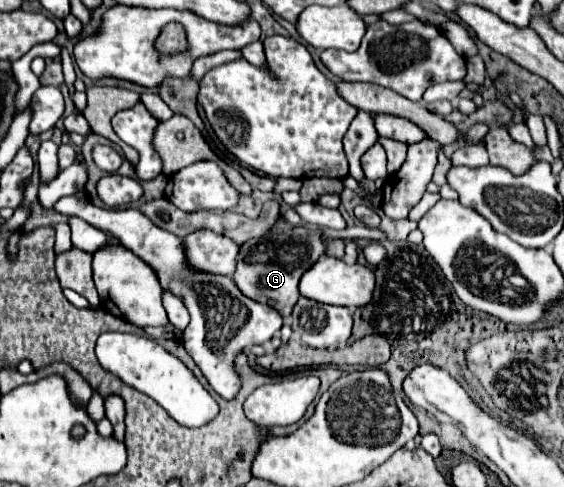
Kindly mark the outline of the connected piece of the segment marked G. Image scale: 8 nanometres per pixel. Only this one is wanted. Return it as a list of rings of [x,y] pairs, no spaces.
[[[294,227],[288,231],[278,229],[276,233],[268,233],[264,237],[256,237],[240,245],[238,265],[232,279],[246,297],[252,297],[258,303],[274,301],[274,309],[282,317],[288,317],[300,297],[298,281],[302,273],[310,269],[310,265],[314,265],[322,253],[324,253],[322,229],[318,227]]]

